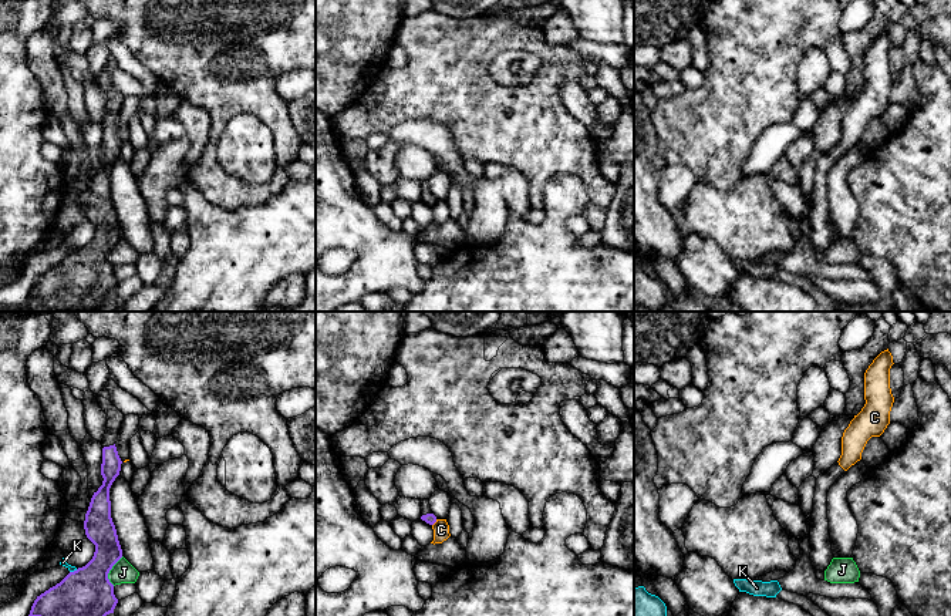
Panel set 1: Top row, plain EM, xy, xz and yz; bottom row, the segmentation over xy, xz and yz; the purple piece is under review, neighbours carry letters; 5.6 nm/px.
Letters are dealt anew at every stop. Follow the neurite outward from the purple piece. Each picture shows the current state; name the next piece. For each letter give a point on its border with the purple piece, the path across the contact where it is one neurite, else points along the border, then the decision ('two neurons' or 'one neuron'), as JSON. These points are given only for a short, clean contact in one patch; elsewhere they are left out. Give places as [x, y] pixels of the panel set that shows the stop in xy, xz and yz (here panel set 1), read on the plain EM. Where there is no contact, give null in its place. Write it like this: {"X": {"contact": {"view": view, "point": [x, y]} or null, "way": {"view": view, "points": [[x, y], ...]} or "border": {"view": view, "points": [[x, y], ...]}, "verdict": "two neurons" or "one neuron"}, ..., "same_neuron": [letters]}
{"C": {"contact": {"view": "xz", "point": [435, 202]}, "border": {"view": "xz", "points": [[437, 201], [432, 206]]}, "verdict": "two neurons"}, "J": {"contact": {"view": "xy", "point": [110, 251]}, "verdict": "two neurons"}, "K": {"contact": {"view": "xy", "point": [74, 252]}, "border": {"view": "xy", "points": [[77, 251], [70, 253]]}, "verdict": "two neurons"}, "same_neuron": []}

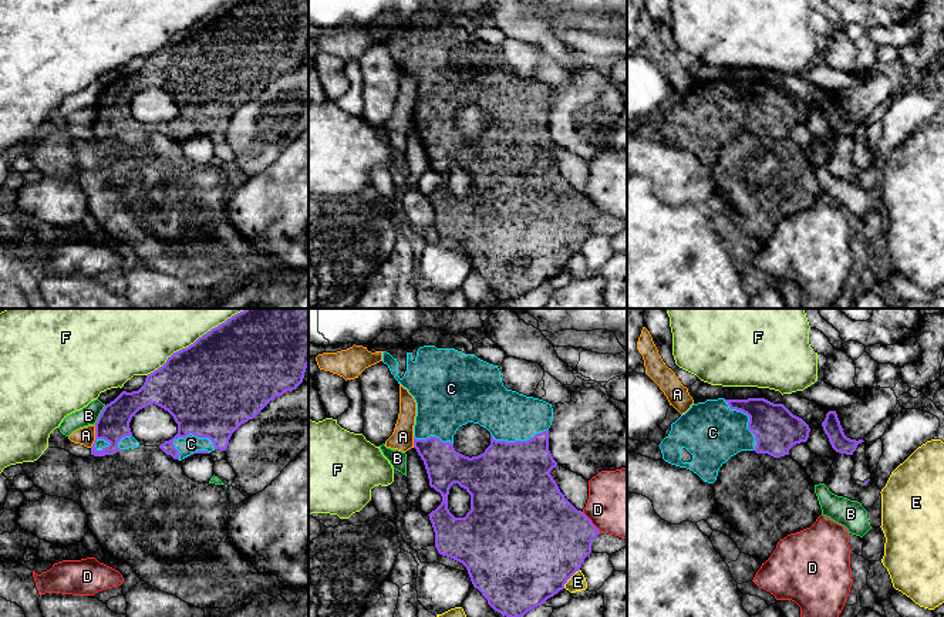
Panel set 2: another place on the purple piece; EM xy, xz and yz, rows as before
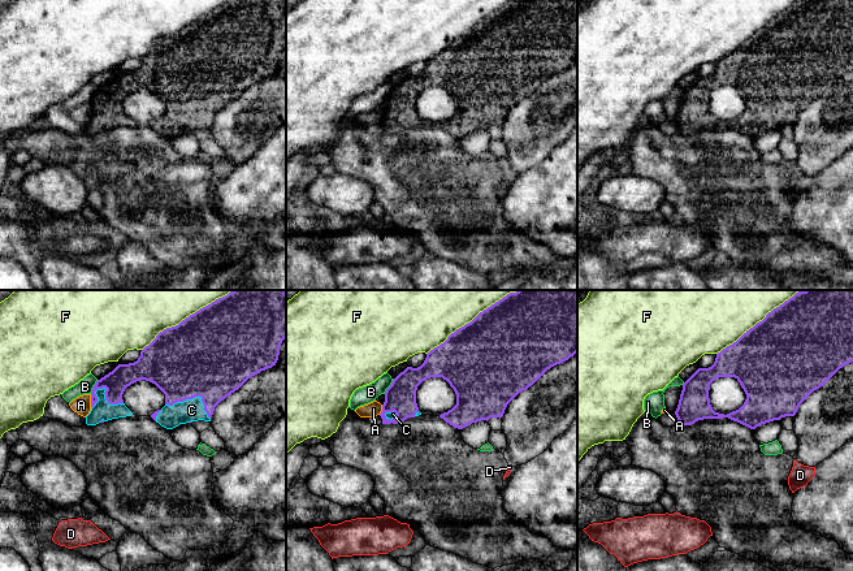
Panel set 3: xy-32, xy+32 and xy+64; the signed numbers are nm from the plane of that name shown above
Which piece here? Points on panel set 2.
{"A": {"contact": {"view": "xy", "point": [95, 118]}, "verdict": "two neurons"}, "B": {"contact": {"view": "xy", "point": [100, 97]}, "verdict": "two neurons"}, "C": {"contact": {"view": "xy", "point": [195, 117]}, "verdict": "one neuron"}, "D": {"contact": {"view": "xz", "point": [590, 204]}, "verdict": "two neurons"}, "E": {"contact": {"view": "xz", "point": [569, 259]}, "verdict": "two neurons"}, "F": {"contact": {"view": "xy", "point": [186, 29]}, "verdict": "two neurons"}, "same_neuron": ["C"]}

